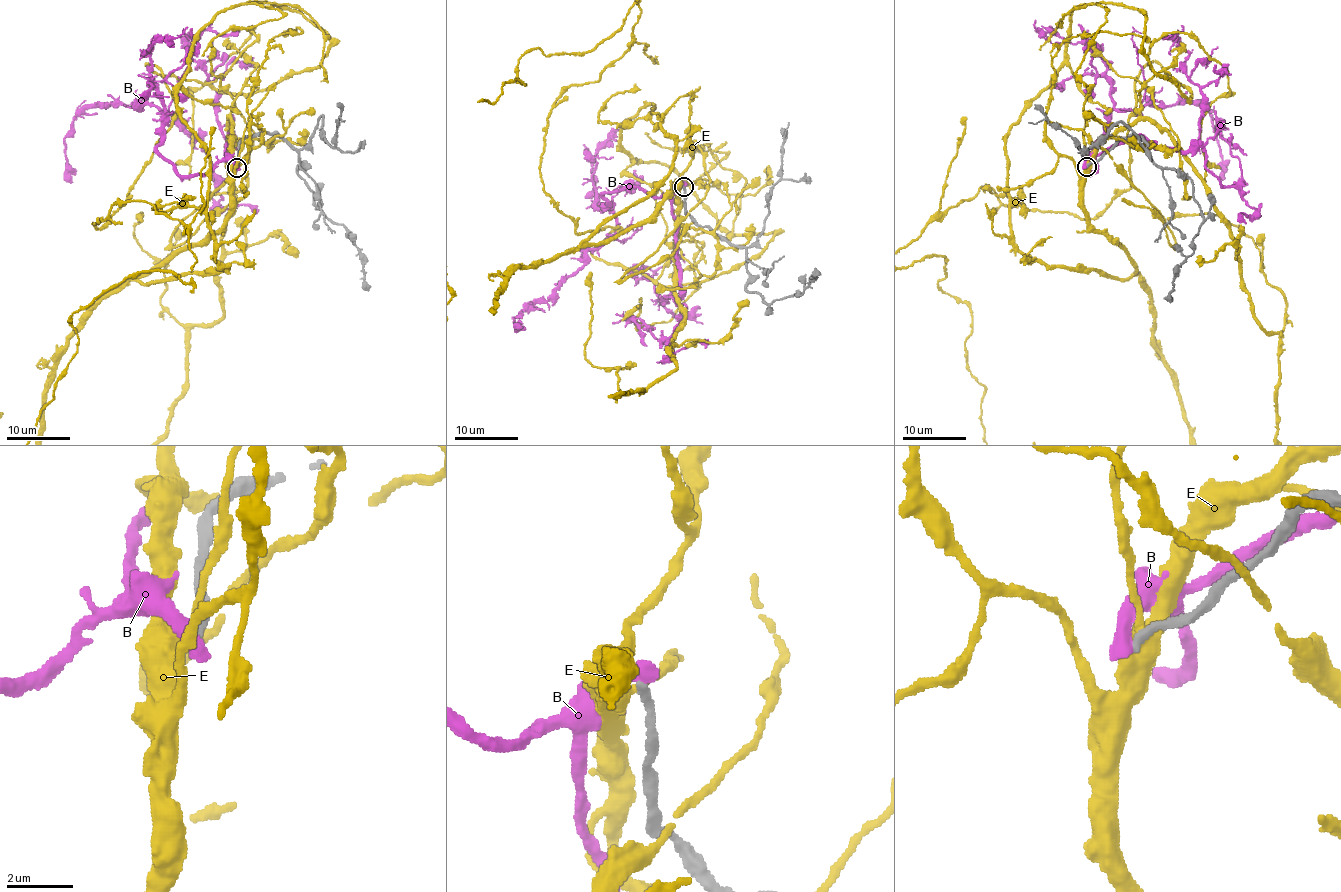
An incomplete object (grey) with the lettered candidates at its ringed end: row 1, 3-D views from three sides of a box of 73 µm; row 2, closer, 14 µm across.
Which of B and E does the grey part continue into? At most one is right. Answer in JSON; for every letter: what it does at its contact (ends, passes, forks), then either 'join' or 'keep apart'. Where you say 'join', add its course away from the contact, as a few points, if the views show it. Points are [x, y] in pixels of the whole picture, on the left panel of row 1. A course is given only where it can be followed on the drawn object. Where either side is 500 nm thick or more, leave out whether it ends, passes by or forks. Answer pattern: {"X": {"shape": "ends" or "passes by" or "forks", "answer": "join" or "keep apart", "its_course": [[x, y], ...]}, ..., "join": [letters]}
{"B": {"answer": "keep apart"}, "E": {"shape": "passes by", "answer": "keep apart"}, "join": []}

